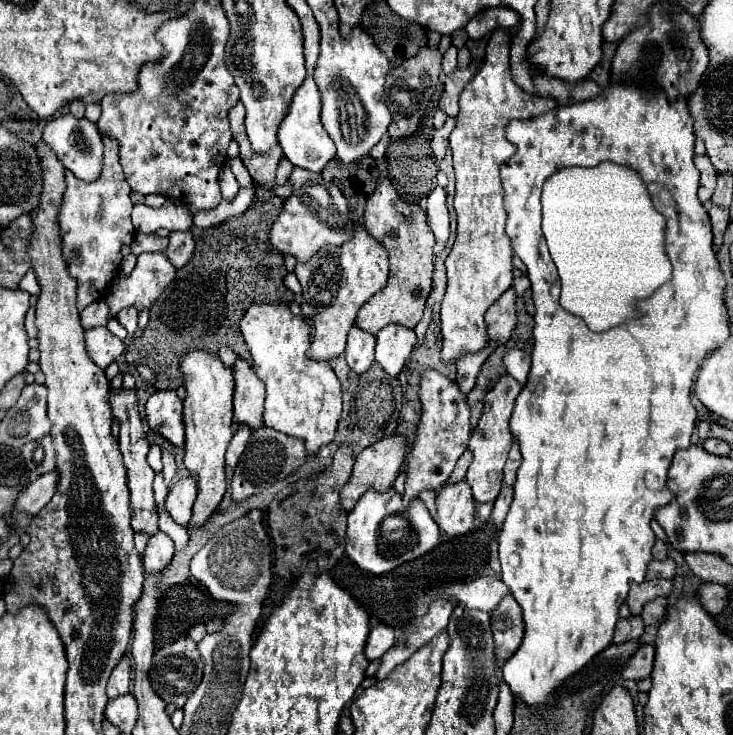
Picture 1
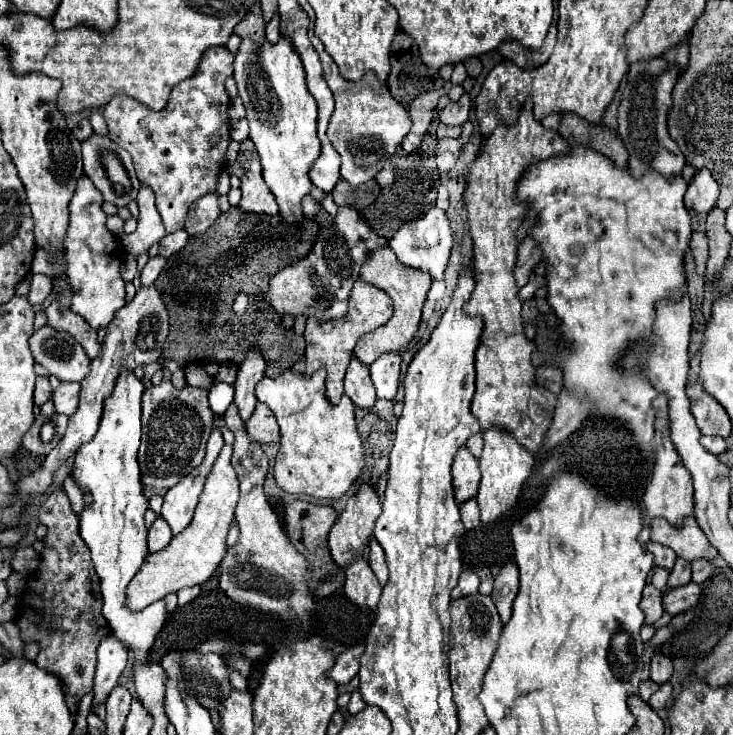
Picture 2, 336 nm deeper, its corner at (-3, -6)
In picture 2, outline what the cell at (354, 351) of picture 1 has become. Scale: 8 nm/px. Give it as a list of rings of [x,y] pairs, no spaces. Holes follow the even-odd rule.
[[[355,357],[351,359],[347,373],[345,373],[345,393],[357,407],[363,407],[363,409],[373,407],[377,399],[373,381],[369,377],[369,367]]]

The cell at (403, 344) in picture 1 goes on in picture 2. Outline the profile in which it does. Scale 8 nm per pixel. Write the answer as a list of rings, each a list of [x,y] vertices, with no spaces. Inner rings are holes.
[[[383,353],[369,369],[371,369],[371,381],[377,389],[377,397],[393,399],[399,385],[399,365],[401,355],[399,353]]]

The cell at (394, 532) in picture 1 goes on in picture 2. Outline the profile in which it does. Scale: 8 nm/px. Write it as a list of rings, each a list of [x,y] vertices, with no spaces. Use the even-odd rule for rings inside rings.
[[[357,557],[349,567],[345,567],[345,575],[347,575],[343,585],[345,595],[357,605],[375,609],[381,597],[381,585],[375,573],[371,571],[369,563],[363,557]]]

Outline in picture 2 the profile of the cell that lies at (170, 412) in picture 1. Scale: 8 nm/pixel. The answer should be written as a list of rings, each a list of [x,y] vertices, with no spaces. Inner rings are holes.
[[[169,375],[163,377],[161,385],[149,387],[143,393],[143,437],[139,447],[139,463],[141,463],[141,479],[149,489],[171,489],[185,475],[197,469],[205,457],[205,443],[211,433],[213,411],[207,403],[207,389],[197,389],[185,385],[183,389],[175,389],[169,381]]]

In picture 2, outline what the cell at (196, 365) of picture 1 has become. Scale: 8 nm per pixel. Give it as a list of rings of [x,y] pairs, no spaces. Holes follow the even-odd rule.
[[[225,445],[205,479],[205,489],[199,497],[193,521],[185,531],[175,535],[163,551],[147,555],[145,567],[141,567],[141,571],[133,577],[133,583],[129,583],[127,607],[133,611],[145,609],[147,605],[163,599],[169,593],[177,593],[183,587],[205,583],[215,573],[215,569],[219,567],[221,559],[227,553],[225,539],[233,523],[237,499],[239,499],[239,483],[231,467],[231,445]]]

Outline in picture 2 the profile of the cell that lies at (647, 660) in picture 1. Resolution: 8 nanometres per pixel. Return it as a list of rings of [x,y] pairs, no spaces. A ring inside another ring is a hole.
[[[655,653],[653,655],[653,659],[651,659],[651,669],[649,669],[649,673],[651,673],[651,679],[655,681],[655,683],[667,683],[669,681],[669,677],[671,677],[671,673],[673,673],[673,665],[671,665],[671,659],[667,657],[667,655],[663,655],[663,653]]]

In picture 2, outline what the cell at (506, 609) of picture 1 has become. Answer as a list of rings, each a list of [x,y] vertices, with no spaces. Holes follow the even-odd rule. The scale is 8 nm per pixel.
[[[511,561],[495,577],[493,593],[491,593],[491,599],[503,623],[507,623],[511,617],[511,607],[513,607],[517,593],[519,593],[519,571],[517,571],[517,565]]]

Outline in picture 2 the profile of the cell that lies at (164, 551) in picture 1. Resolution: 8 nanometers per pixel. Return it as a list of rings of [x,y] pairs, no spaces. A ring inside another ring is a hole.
[[[157,517],[157,521],[149,527],[149,537],[147,537],[147,545],[149,545],[149,553],[157,553],[161,549],[165,549],[171,541],[173,533],[167,525],[167,521],[163,517]]]

